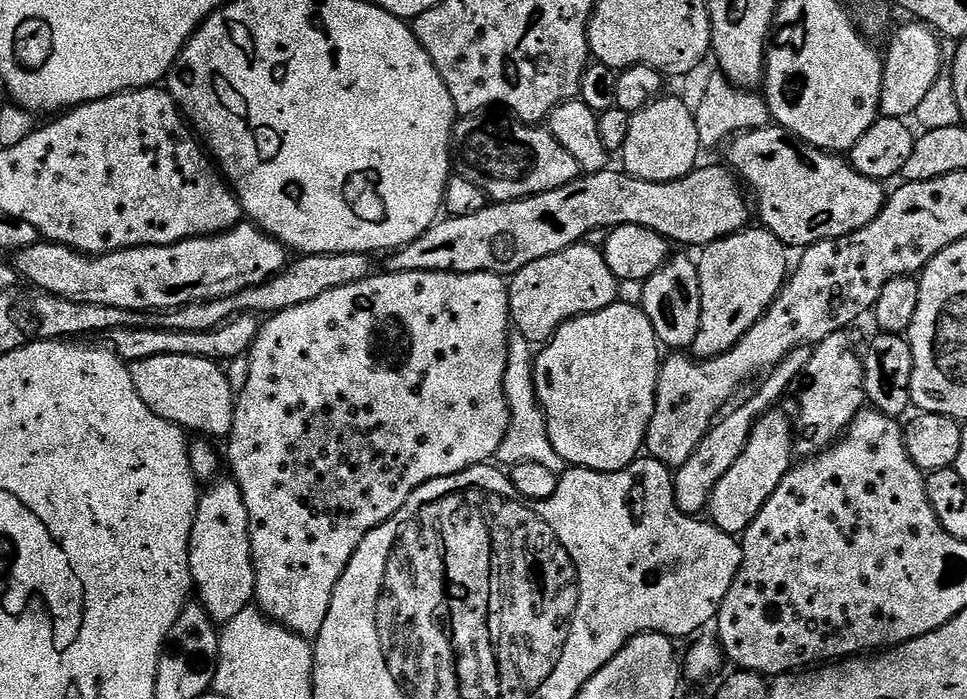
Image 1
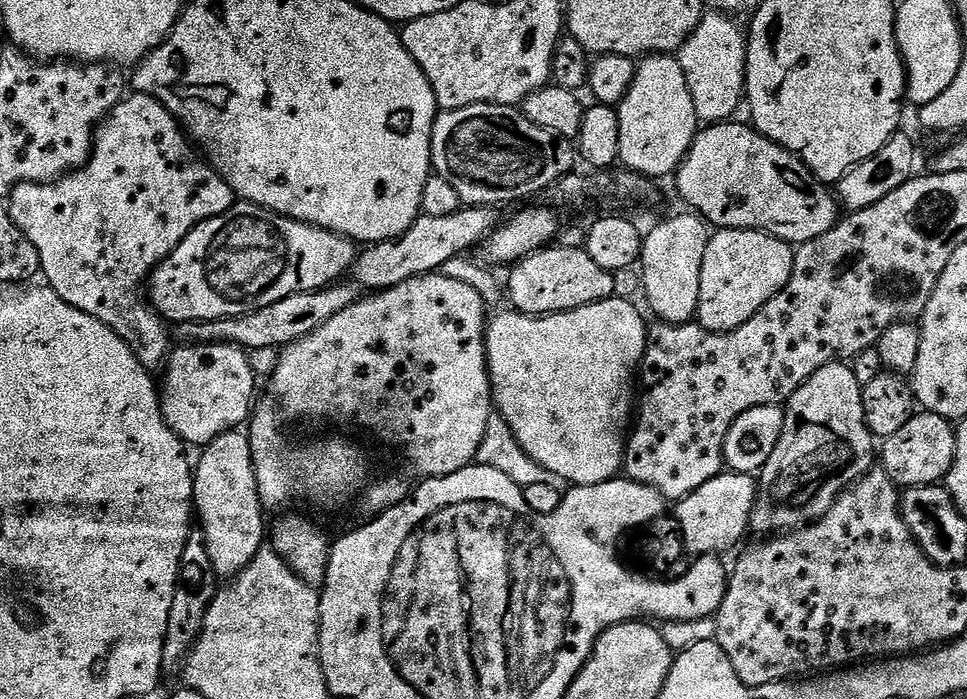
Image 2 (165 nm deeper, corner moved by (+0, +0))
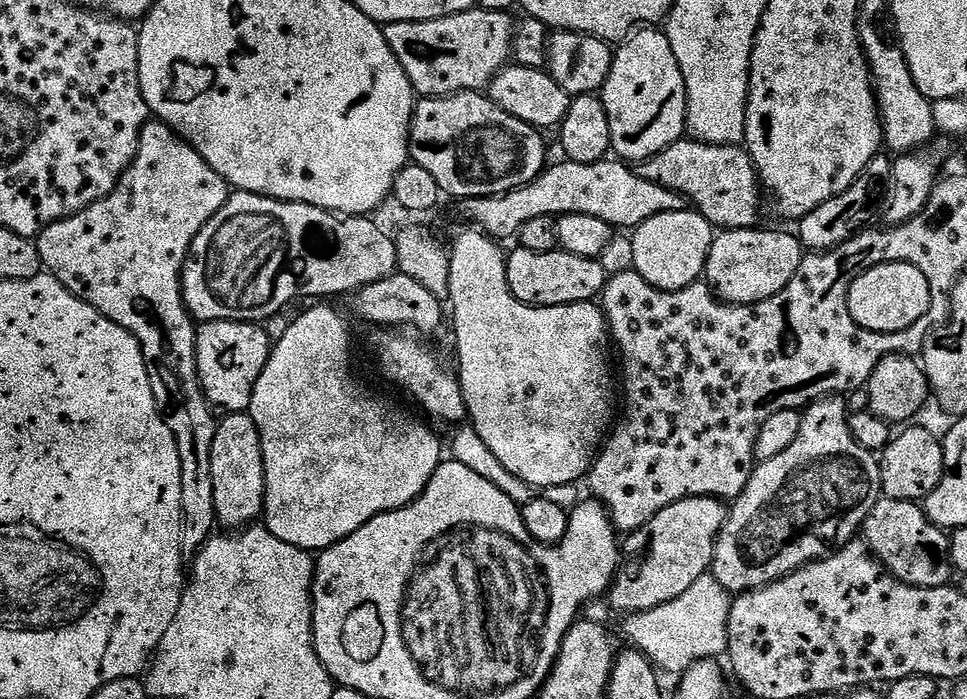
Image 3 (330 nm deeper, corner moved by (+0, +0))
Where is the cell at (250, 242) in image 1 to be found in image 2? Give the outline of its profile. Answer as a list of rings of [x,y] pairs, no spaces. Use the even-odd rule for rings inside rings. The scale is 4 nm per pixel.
[[[236,202],[233,203],[229,212],[223,212],[220,216],[215,216],[198,224],[194,230],[190,230],[190,234],[186,234],[186,238],[182,238],[179,246],[149,276],[146,285],[146,299],[158,315],[163,316],[165,321],[171,322],[173,325],[190,324],[201,320],[224,320],[228,316],[244,316],[262,306],[282,302],[282,298],[286,298],[295,292],[316,292],[320,288],[326,288],[337,283],[343,277],[340,275],[343,272],[345,275],[356,263],[357,255],[357,245],[347,236],[339,236],[336,232],[327,232],[326,229],[319,228],[316,224],[304,224],[301,220],[293,220],[290,216],[279,216],[277,212],[272,212],[269,208],[259,208],[257,204]]]

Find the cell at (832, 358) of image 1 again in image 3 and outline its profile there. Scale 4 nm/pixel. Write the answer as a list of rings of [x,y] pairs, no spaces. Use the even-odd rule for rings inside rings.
[[[825,396],[823,400],[815,400],[803,409],[800,425],[798,426],[798,438],[778,454],[778,458],[761,460],[753,467],[752,476],[746,482],[742,494],[736,497],[728,513],[728,520],[722,526],[719,538],[716,539],[716,549],[712,555],[712,567],[710,573],[725,588],[729,594],[739,594],[741,592],[750,592],[754,588],[761,588],[767,584],[772,584],[776,580],[789,576],[791,572],[796,572],[799,568],[806,567],[807,564],[813,564],[815,560],[822,560],[825,556],[832,555],[833,552],[844,547],[853,539],[852,536],[861,531],[864,526],[864,520],[874,510],[874,506],[882,499],[880,490],[880,462],[873,453],[868,452],[858,442],[854,442],[854,434],[850,434],[848,418],[850,408],[843,404],[840,396]]]

